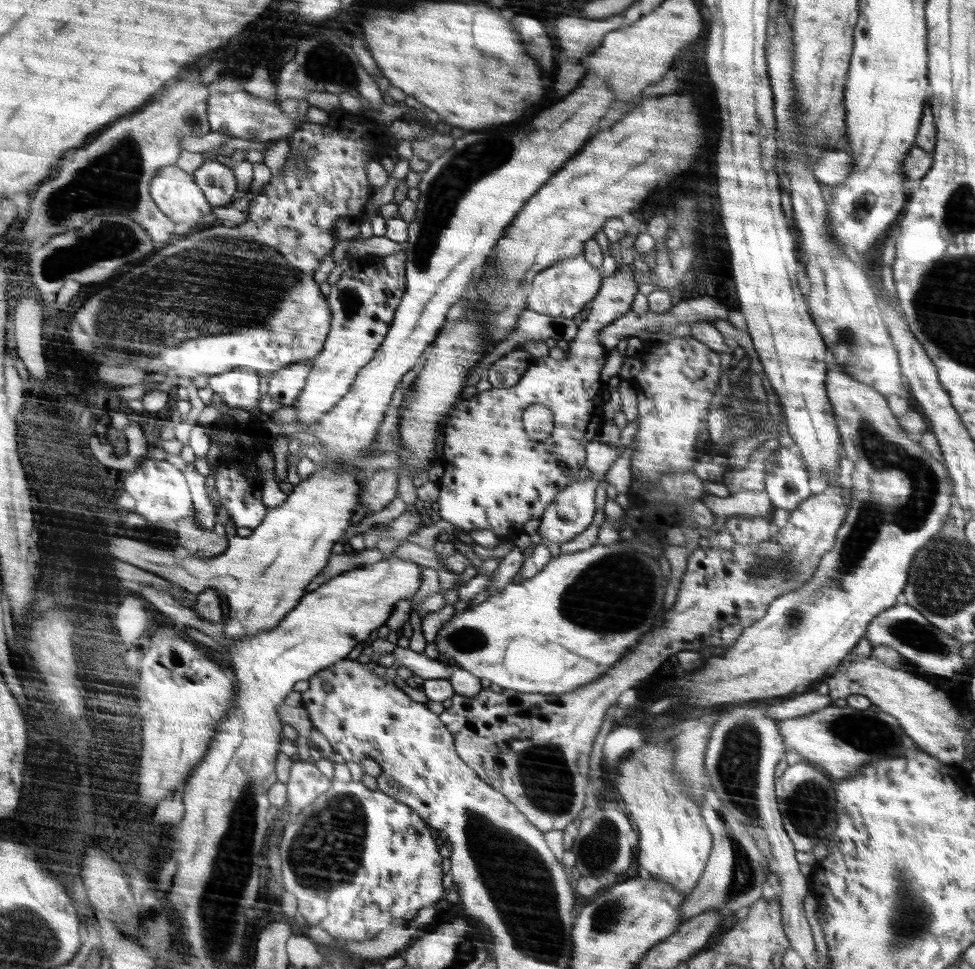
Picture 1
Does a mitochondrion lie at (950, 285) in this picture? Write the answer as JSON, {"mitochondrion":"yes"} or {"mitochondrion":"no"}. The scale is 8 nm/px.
{"mitochondrion":"yes"}

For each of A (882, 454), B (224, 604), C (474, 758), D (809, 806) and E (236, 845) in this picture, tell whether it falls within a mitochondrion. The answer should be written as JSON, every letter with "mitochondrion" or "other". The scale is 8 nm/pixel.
{"A":"mitochondrion","B":"other","C":"other","D":"mitochondrion","E":"mitochondrion"}

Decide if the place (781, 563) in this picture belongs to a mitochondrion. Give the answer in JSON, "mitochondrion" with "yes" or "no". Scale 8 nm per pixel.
{"mitochondrion":"yes"}

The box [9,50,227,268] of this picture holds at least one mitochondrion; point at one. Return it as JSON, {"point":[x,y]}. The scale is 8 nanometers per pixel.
{"point":[127,180]}

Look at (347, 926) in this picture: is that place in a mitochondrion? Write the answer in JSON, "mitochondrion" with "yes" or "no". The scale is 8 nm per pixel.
{"mitochondrion":"no"}

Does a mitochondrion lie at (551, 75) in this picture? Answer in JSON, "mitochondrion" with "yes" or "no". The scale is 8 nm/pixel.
{"mitochondrion":"no"}

